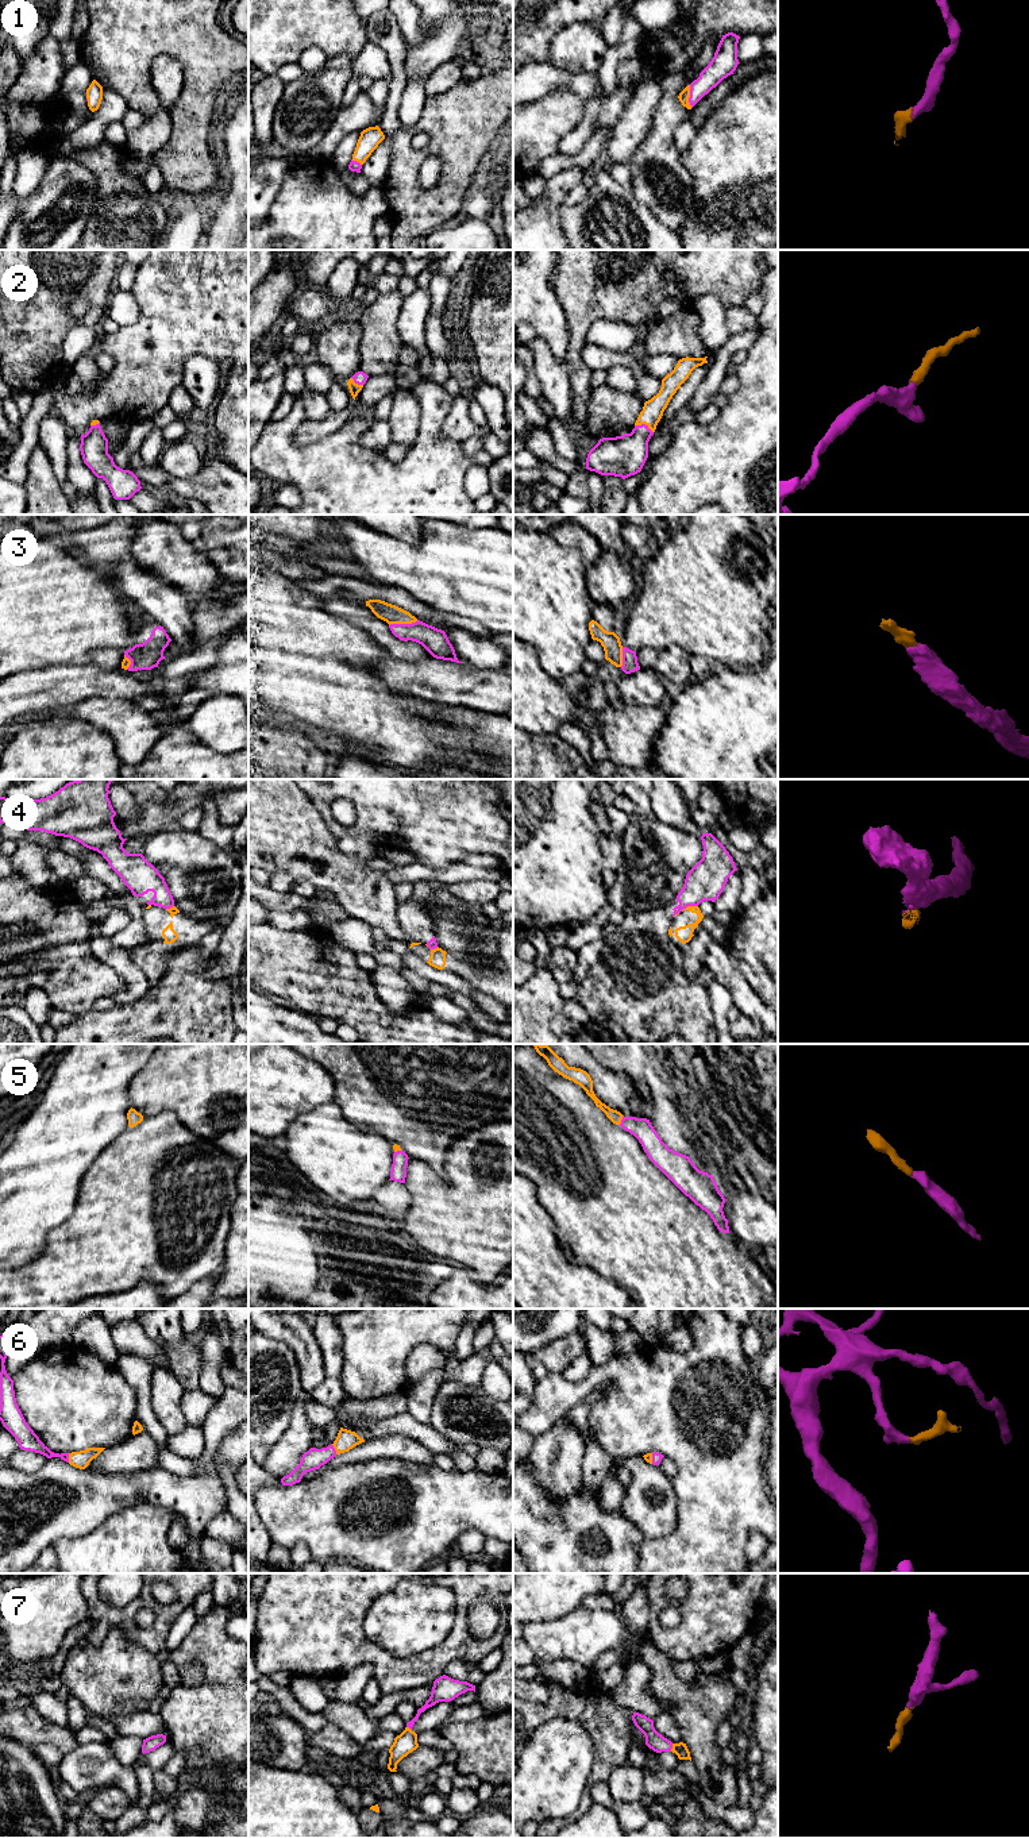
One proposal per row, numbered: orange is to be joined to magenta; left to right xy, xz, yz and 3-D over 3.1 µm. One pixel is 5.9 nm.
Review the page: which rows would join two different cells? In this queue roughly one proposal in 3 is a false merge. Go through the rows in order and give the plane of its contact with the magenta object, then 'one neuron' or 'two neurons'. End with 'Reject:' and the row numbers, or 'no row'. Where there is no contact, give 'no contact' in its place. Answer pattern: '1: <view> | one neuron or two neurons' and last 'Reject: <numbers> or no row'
1: yz | one neuron
2: yz | one neuron
3: xz | one neuron
4: yz | two neurons
5: yz | one neuron
6: xz | one neuron
7: yz | one neuron
Reject: 4

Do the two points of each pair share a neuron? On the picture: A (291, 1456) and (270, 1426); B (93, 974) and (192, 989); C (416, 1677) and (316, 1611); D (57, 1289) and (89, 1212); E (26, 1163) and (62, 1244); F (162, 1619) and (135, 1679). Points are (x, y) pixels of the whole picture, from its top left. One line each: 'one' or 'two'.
A: two
B: two
C: one
D: one
E: two
F: two

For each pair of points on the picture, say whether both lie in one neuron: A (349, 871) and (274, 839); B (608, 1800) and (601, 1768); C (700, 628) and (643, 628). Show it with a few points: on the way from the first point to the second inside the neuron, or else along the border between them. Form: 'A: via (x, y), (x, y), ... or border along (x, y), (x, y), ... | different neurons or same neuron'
A: via (330, 862), (315, 856), (293, 839) | same neuron
B: border along (604, 1780), (592, 1787), (592, 1802) | different neurons
C: via (686, 624), (656, 624) | same neuron

